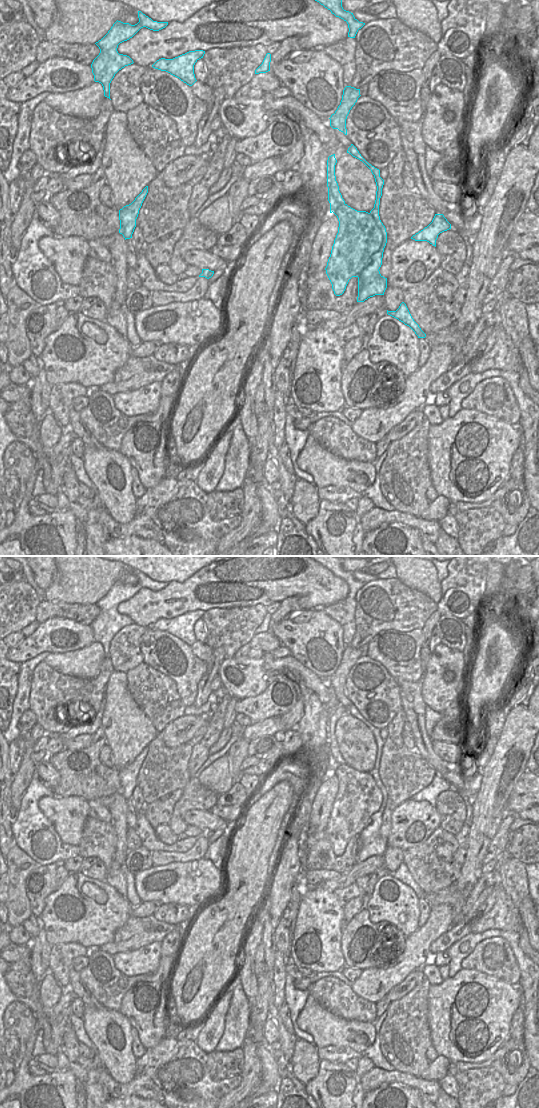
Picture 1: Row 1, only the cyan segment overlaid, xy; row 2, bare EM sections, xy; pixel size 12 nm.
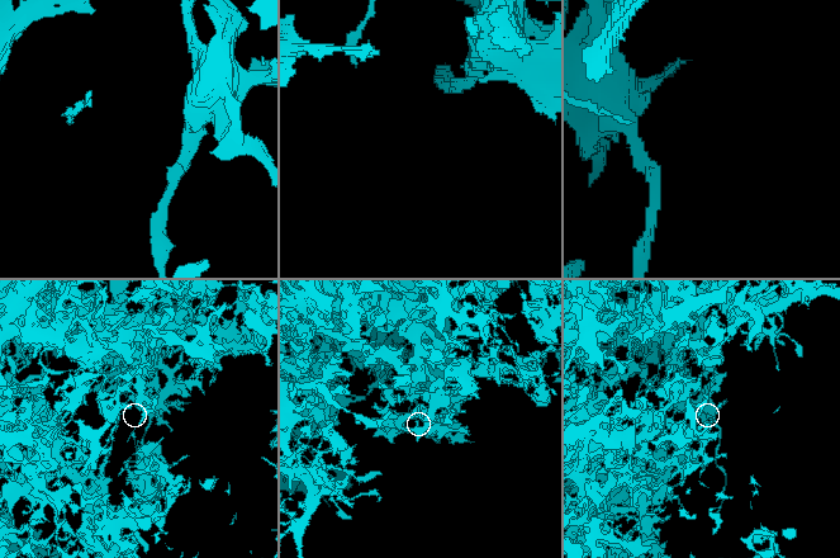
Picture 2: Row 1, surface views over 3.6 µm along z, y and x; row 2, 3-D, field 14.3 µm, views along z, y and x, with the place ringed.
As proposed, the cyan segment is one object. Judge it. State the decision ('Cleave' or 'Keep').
Cleave

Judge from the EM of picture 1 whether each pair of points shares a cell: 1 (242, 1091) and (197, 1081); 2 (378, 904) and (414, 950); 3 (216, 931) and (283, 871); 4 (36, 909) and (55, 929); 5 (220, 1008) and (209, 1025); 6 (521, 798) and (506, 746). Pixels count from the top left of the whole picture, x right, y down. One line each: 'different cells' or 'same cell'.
1: different cells
2: different cells
3: different cells
4: different cells
5: same cell
6: different cells

